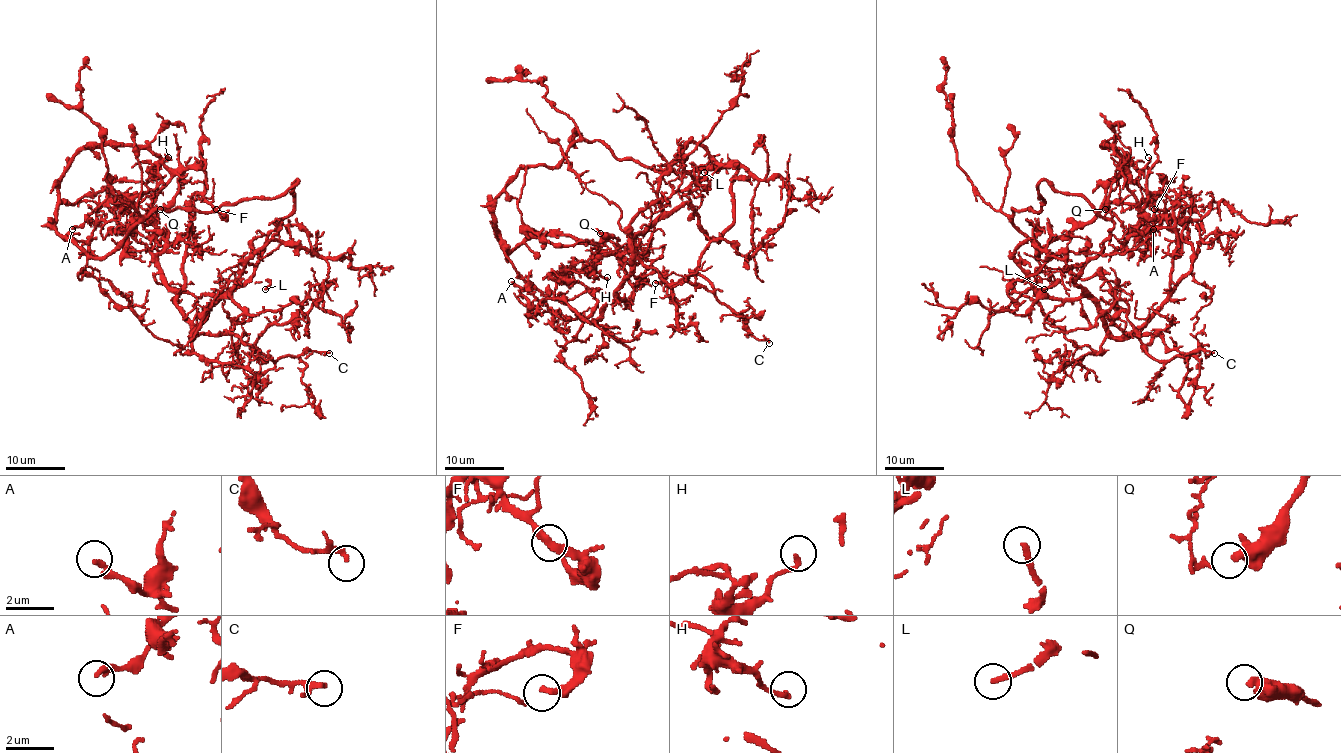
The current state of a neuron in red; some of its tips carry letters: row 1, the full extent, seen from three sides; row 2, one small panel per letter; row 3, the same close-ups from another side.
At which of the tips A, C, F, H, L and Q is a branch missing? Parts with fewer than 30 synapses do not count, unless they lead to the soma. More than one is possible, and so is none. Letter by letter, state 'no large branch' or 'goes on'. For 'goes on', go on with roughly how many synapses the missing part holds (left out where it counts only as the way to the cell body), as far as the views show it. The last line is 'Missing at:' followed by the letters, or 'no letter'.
A: no large branch
C: no large branch
F: no large branch
H: no large branch
L: goes on
Q: no large branch
Missing at: L

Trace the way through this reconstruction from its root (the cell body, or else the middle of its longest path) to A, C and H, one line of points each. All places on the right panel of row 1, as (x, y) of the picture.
A: (1111, 229), (1075, 281), (1114, 337), (1132, 335), (1190, 269), (1184, 192), (1153, 229)
C: (1111, 229), (1075, 280), (1108, 332), (1114, 338), (1154, 334), (1147, 352), (1156, 361), (1214, 353)
H: (1111, 229), (1045, 180), (1039, 211), (1012, 209), (1036, 257), (1099, 209), (1121, 166), (1106, 145), (1148, 157)

